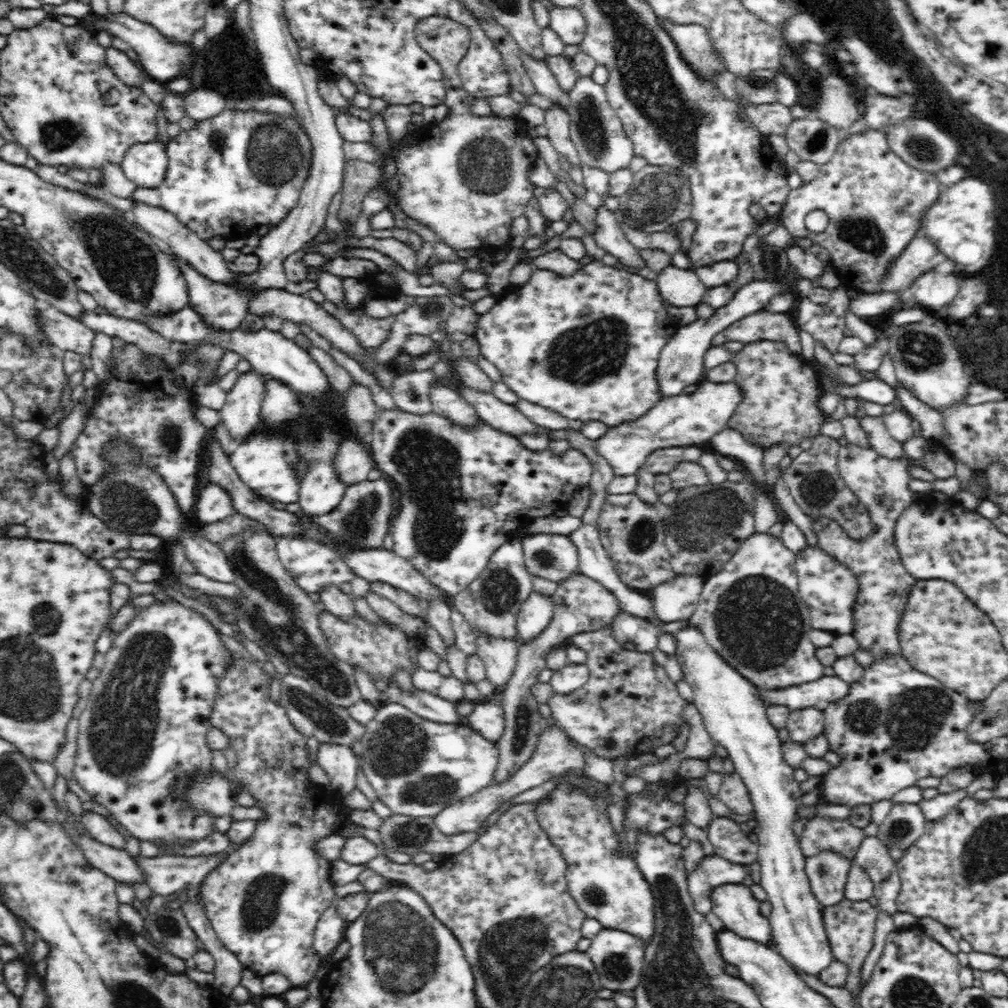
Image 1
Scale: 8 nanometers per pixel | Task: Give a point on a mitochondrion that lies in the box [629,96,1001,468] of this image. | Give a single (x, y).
(920, 351)

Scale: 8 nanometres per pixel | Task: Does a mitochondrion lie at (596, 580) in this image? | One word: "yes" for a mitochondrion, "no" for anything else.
no

